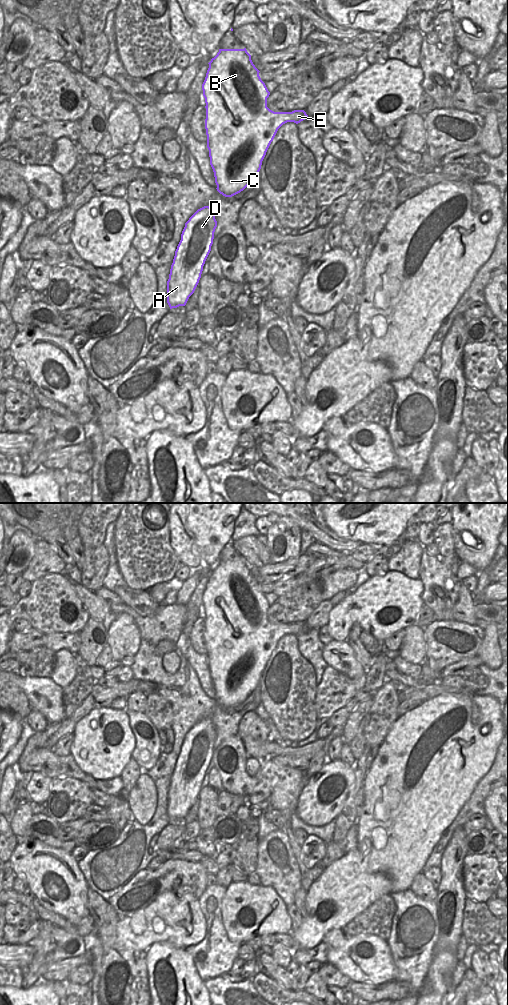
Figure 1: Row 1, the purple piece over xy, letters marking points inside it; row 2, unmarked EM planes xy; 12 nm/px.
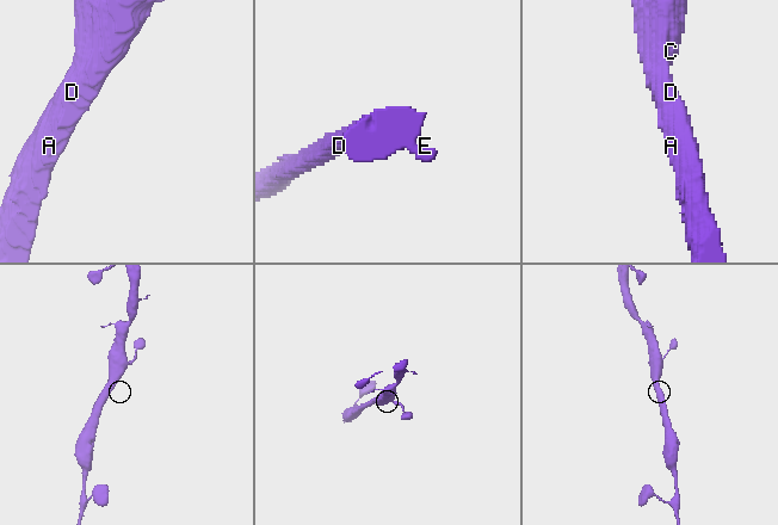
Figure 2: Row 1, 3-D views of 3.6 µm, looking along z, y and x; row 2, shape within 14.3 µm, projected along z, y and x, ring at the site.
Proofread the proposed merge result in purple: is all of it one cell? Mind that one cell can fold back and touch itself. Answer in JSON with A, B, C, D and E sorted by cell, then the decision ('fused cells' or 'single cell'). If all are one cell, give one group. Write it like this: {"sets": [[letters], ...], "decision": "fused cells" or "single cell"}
{"sets": [["A", "B", "C", "D", "E"]], "decision": "single cell"}

